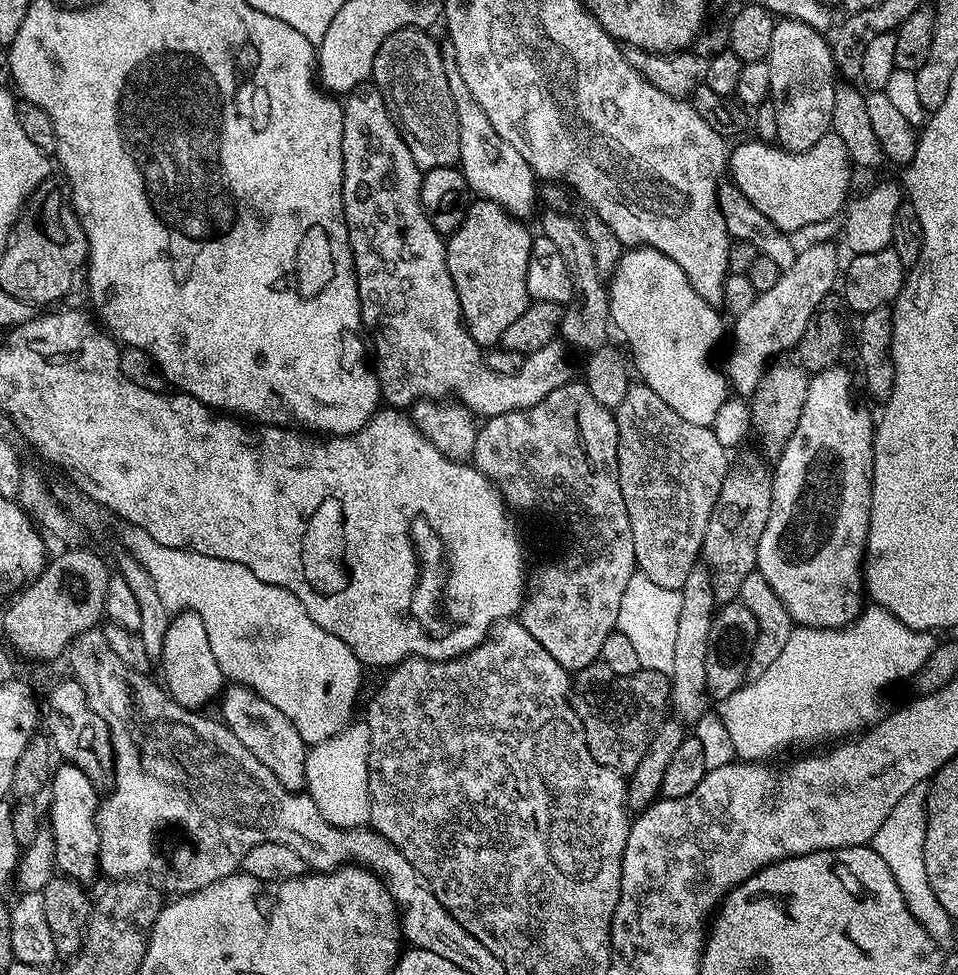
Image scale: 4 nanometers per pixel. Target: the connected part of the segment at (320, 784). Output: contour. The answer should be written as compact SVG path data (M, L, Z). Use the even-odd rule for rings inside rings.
M353 722L338 733L334 738L330 738L321 744L311 745L308 753L308 761L305 766L305 782L306 795L312 799L314 806L318 806L318 810L322 814L322 818L326 818L326 822L330 822L338 828L362 828L365 827L372 819L372 799L370 798L370 790L368 789L368 755L370 754L370 730L367 723Z

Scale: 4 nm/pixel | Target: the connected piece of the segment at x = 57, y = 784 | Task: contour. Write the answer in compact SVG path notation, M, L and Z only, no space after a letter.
M64 762L59 766L61 767L60 769L57 767L51 773L50 792L52 790L52 797L48 800L48 812L46 808L46 820L52 829L52 837L54 838L56 866L63 875L72 880L89 882L88 880L98 876L98 857L100 855L100 835L96 825L96 809L98 807L98 795L96 796L96 792L98 790L92 780L78 770L76 764Z

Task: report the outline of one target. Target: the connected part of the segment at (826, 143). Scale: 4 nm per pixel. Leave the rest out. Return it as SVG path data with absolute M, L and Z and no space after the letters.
M830 130L805 152L787 152L779 146L769 146L755 138L749 138L745 144L731 149L727 171L730 173L731 182L752 205L757 207L773 226L779 228L781 233L788 234L798 231L799 228L808 228L811 224L820 224L831 216L841 215L842 209L850 200L848 187L852 184L854 165L846 141L837 132Z

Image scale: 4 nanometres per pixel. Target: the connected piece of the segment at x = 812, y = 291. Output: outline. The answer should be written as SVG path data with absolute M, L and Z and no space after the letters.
M812 244L809 248L804 248L801 250L800 253L796 256L796 261L793 262L792 265L785 267L783 271L780 273L780 277L778 278L778 282L774 282L774 286L770 286L770 290L766 290L765 292L759 293L757 295L756 301L754 302L754 306L748 307L741 316L735 317L734 323L736 324L733 326L731 325L730 328L730 336L732 332L732 353L728 356L728 368L726 367L726 379L728 381L728 387L731 389L733 393L736 392L740 396L744 396L744 398L750 398L754 394L754 390L758 386L758 382L762 378L762 374L768 369L768 365L772 363L773 360L783 357L785 355L784 352L787 350L795 349L796 344L802 338L802 334L806 329L808 329L808 323L812 320L813 316L816 314L816 309L820 307L821 304L824 303L825 300L829 299L830 293L828 292L831 290L832 287L837 287L838 284L838 273L841 271L842 268L842 259L840 260L840 256L836 253L836 248L832 244Z

